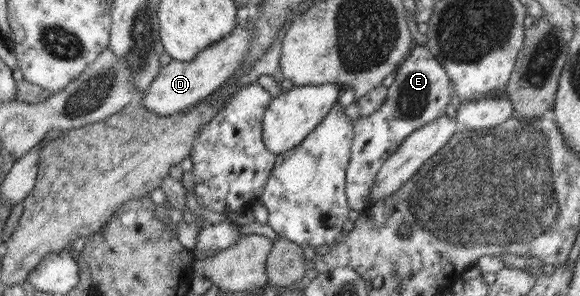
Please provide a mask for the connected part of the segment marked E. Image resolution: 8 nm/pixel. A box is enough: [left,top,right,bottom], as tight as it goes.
[345,45,453,216]

